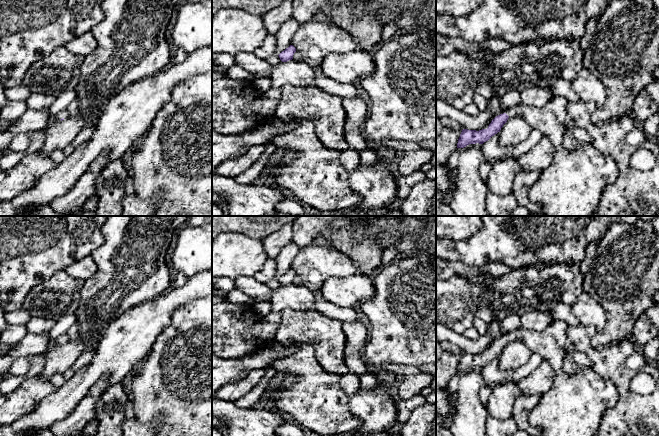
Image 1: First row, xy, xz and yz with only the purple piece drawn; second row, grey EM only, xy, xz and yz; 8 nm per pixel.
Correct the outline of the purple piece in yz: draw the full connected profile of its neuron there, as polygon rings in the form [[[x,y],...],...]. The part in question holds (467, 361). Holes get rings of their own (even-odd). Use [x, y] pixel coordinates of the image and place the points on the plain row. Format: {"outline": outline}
{"outline": [[[561,320],[553,322],[543,331],[519,329],[503,338],[496,340],[487,353],[479,355],[463,353],[458,363],[457,372],[464,372],[469,368],[483,368],[492,360],[500,356],[509,341],[521,340],[532,353],[539,354],[550,366],[558,371],[563,365],[566,354],[568,323]]]}

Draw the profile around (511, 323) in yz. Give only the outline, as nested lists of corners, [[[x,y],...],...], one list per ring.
[[[515,313],[508,315],[505,319],[501,321],[501,329],[504,336],[513,331],[518,330],[519,327],[520,327],[520,317]]]

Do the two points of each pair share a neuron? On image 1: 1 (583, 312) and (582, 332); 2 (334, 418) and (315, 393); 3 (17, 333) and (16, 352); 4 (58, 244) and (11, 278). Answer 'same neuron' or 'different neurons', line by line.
1: different neurons
2: same neuron
3: different neurons
4: same neuron

